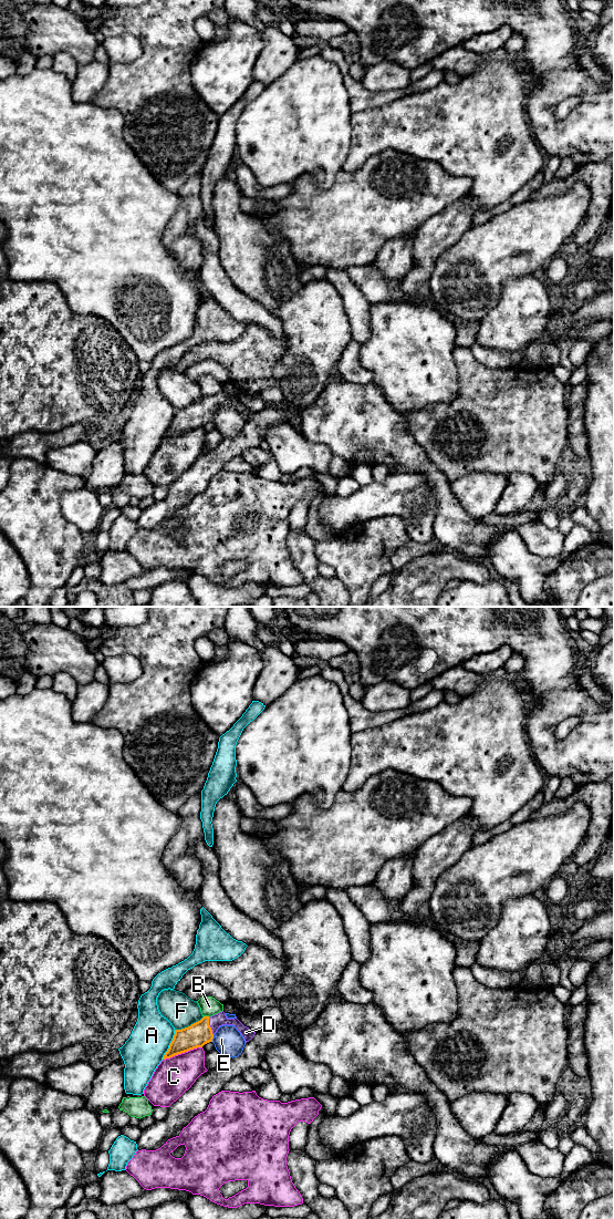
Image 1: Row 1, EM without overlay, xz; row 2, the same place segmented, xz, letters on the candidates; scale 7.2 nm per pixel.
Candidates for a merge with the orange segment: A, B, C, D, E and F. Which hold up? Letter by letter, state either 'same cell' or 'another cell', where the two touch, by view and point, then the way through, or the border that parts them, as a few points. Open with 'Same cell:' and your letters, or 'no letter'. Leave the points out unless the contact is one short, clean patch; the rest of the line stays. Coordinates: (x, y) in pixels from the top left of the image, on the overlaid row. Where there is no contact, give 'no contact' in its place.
Same cell: D
A: another cell | xz (170, 1044)
B: another cell | xz (207, 1016)
C: another cell | xz (181, 1052)
D: same cell | xz (209, 1026) | across xz (198, 1034), (209, 1026), (220, 1019)
E: another cell | xz (212, 1037) | along xz (214, 1034), (211, 1041)
F: another cell | xz (190, 1025) | along xz (204, 1016), (187, 1026), (175, 1030)

